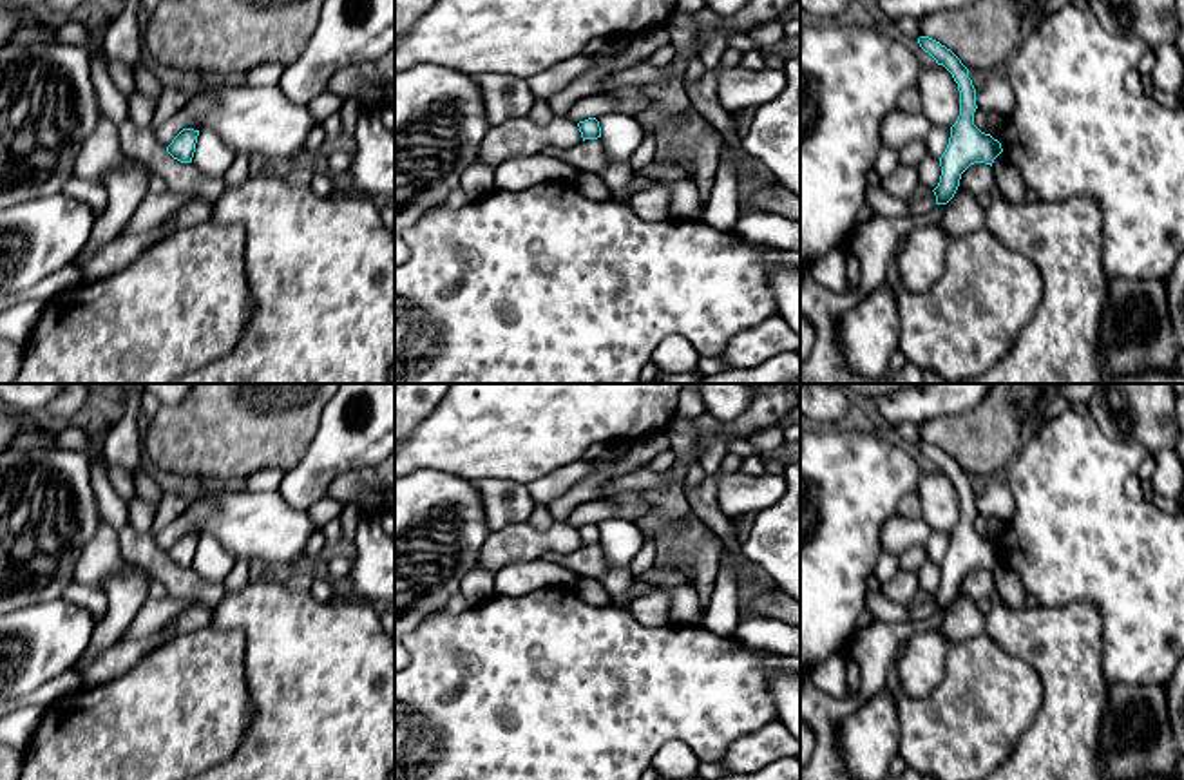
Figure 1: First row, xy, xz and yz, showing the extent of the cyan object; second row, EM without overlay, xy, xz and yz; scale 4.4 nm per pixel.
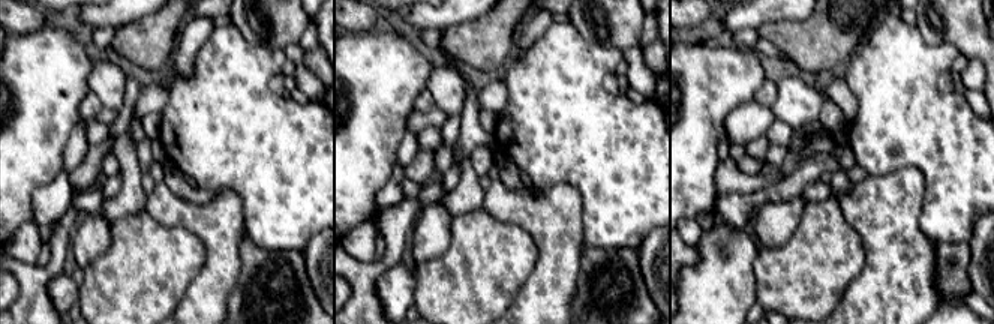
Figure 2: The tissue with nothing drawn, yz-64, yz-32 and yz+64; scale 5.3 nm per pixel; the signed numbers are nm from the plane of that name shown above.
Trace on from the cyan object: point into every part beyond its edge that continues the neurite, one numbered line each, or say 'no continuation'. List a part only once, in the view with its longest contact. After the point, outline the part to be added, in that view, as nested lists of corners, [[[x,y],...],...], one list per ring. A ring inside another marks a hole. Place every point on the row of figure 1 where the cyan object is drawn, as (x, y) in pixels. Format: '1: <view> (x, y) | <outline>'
no continuation

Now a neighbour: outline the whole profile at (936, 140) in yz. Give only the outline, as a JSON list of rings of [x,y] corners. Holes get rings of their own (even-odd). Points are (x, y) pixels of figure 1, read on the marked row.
[[[932,127],[931,132],[925,136],[927,154],[934,157],[941,157],[950,138],[950,128],[947,127]]]

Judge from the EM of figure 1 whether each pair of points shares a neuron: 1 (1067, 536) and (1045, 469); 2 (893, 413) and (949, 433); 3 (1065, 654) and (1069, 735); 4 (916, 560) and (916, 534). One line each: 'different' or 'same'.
1: same
2: different
3: same
4: different

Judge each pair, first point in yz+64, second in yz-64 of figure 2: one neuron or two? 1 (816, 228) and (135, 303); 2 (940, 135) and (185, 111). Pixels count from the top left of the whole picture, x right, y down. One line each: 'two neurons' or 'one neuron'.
1: one neuron
2: one neuron

